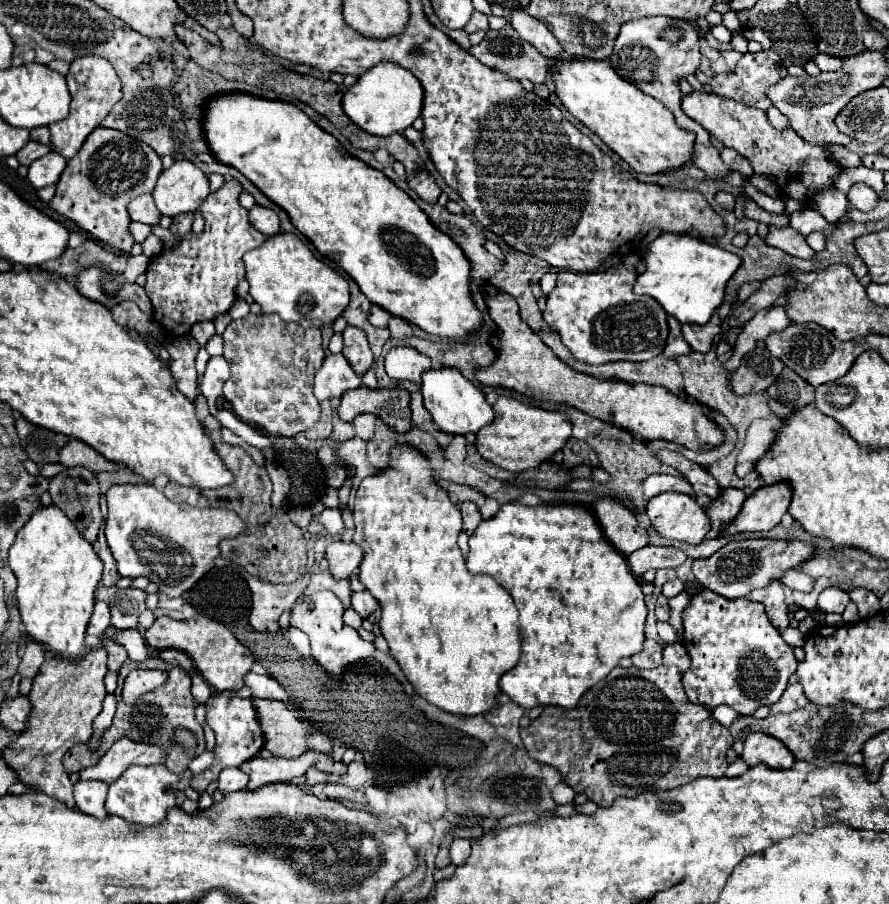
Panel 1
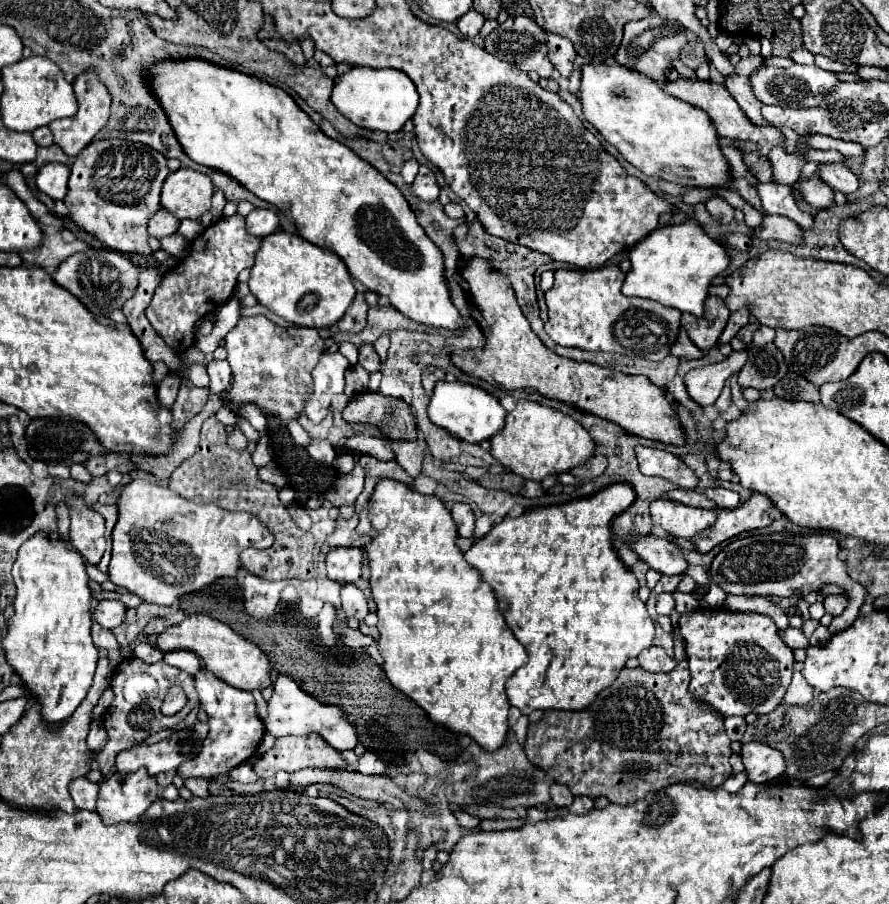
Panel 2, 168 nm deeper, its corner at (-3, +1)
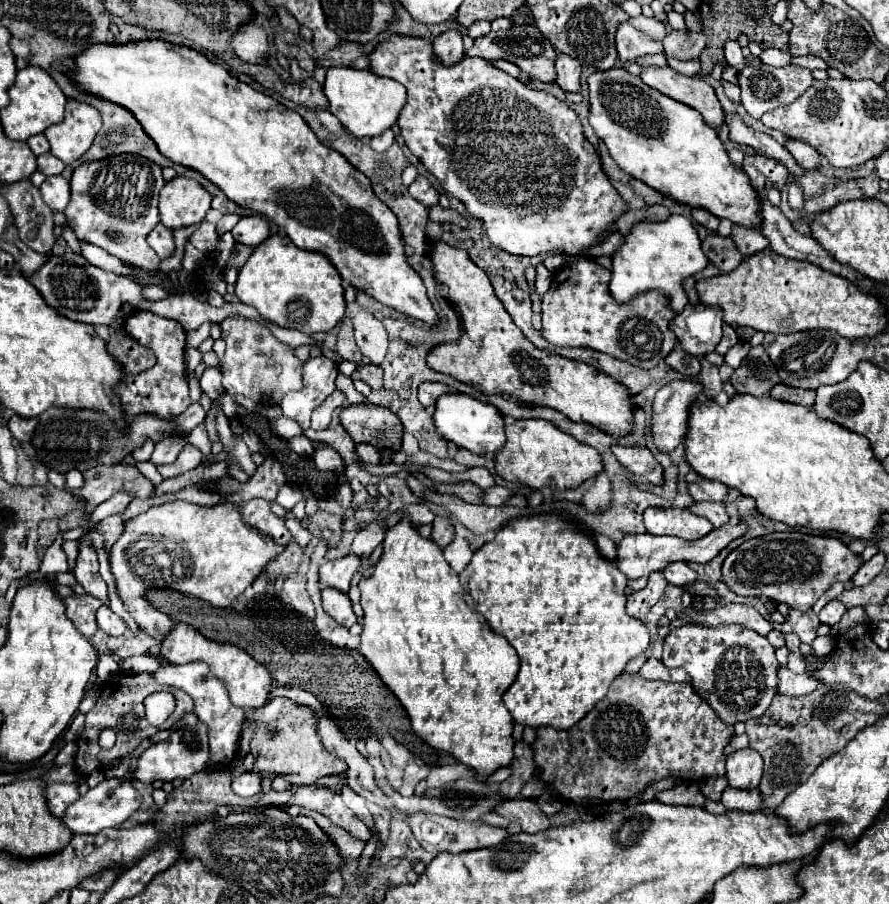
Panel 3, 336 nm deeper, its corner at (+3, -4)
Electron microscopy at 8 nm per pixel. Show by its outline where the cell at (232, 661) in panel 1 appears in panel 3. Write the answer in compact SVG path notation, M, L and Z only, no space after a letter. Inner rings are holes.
M178 623L172 629L172 633L162 641L162 657L172 665L182 665L182 663L192 663L192 661L208 663L210 671L226 683L232 703L242 709L258 709L268 701L270 687L272 687L272 675L268 673L264 665L254 661L254 657L250 657L244 649L230 645L230 643L210 641L186 623Z

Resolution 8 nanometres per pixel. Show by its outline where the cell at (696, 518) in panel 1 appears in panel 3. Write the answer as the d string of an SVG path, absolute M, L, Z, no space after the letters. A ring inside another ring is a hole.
M650 507L644 511L644 523L646 531L652 535L674 535L686 541L700 539L714 529L714 525L704 519L694 515L688 509L656 509Z

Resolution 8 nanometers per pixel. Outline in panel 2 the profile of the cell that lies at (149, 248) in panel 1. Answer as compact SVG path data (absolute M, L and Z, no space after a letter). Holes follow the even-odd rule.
M178 232L172 234L172 236L168 236L168 238L162 238L160 244L162 244L162 250L166 250L168 254L174 254L178 258L184 258L190 252L188 240L184 236L180 236Z

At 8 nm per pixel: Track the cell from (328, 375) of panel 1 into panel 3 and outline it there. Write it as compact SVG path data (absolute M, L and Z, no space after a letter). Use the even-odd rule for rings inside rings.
M322 355L308 359L302 365L302 389L298 393L288 393L286 397L282 397L278 407L286 417L298 421L302 429L308 429L310 413L336 389L336 375L338 369L334 361Z

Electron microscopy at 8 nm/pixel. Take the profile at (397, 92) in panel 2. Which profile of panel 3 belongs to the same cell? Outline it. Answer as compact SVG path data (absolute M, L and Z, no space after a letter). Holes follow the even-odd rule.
M330 67L326 71L324 95L328 97L330 113L334 113L340 123L358 139L370 139L390 129L406 103L406 89L398 81L378 77L372 71L358 71L354 67Z

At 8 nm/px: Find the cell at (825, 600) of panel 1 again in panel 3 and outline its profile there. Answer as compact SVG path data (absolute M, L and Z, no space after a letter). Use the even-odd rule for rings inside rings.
M834 599L834 601L830 601L830 603L818 613L820 623L824 623L824 625L836 625L836 623L842 619L844 611L846 611L846 607L844 607L838 599Z

